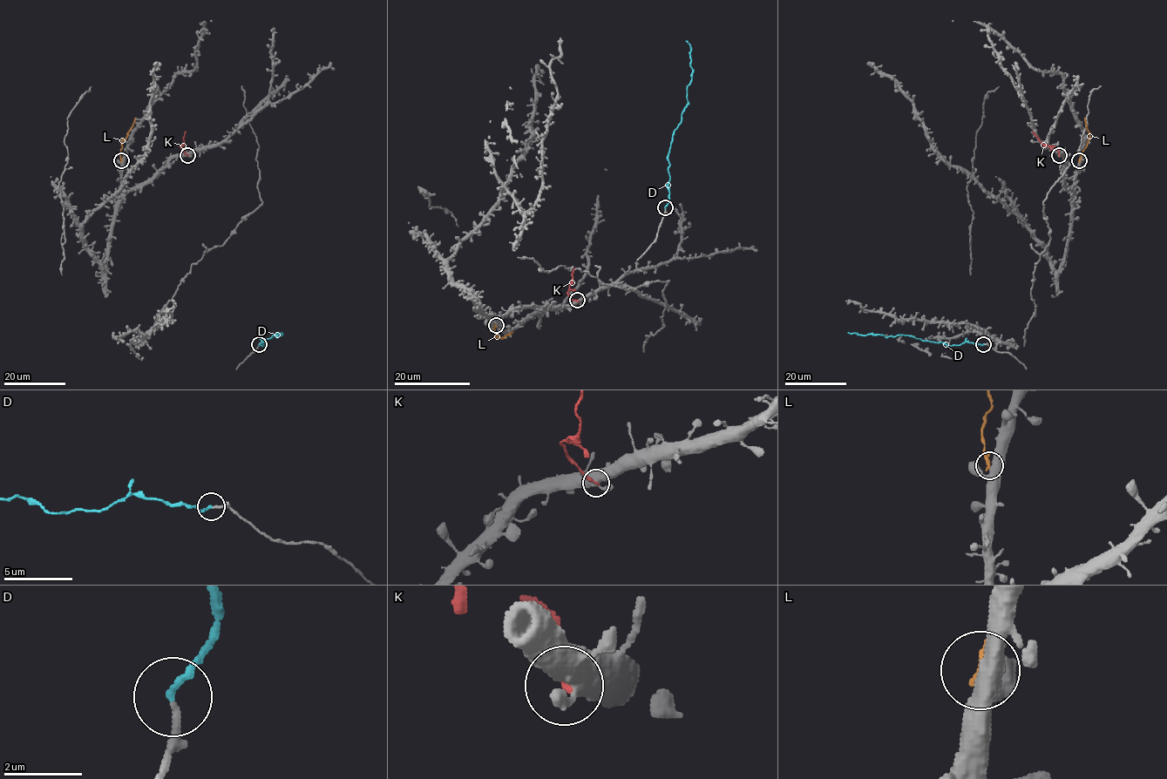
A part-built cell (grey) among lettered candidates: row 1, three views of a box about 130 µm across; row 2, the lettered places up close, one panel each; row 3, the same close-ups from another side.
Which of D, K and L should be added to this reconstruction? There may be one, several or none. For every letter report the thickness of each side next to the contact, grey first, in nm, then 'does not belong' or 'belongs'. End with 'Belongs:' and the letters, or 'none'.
D: calibres 190 and 200 nm; belongs
K: calibres 440 and 170 nm; does not belong
L: calibres 440 and 240 nm; does not belong
Belongs: D

